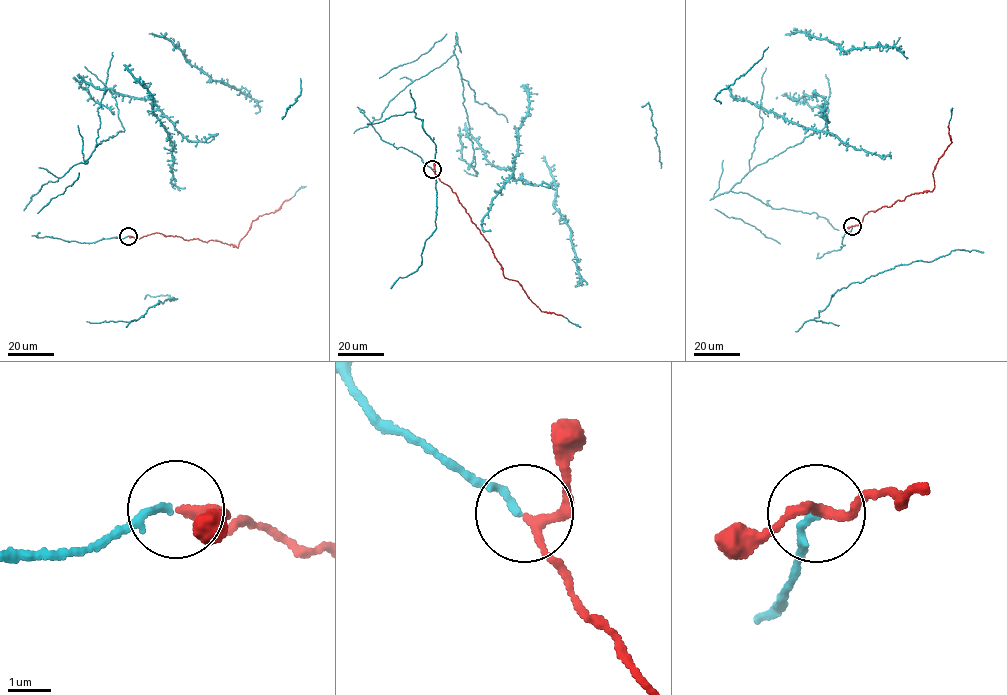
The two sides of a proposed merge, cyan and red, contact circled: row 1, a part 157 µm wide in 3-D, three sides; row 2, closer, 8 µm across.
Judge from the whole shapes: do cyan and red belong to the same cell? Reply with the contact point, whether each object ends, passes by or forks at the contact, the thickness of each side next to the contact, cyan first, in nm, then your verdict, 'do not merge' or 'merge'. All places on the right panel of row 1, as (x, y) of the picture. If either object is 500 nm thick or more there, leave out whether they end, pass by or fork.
(852, 226) | cyan ends | red passes by | 160/180 nm | merge

